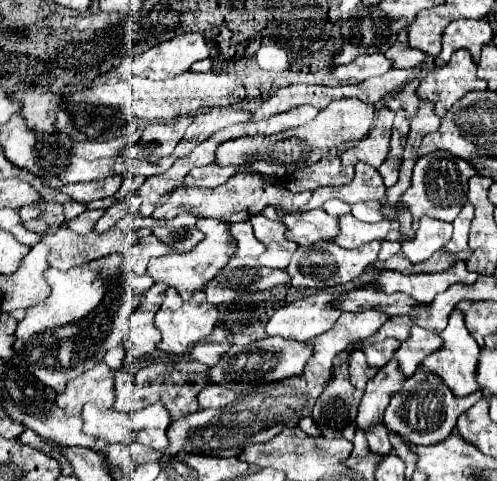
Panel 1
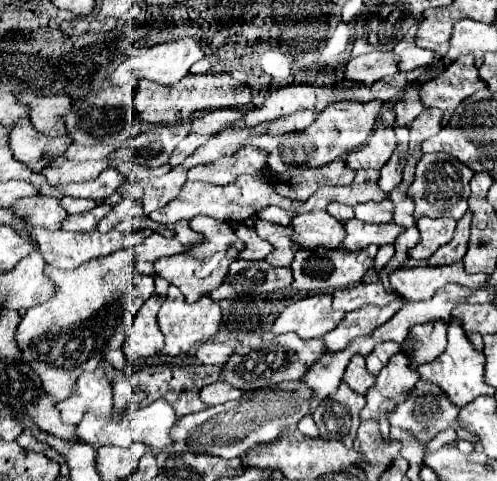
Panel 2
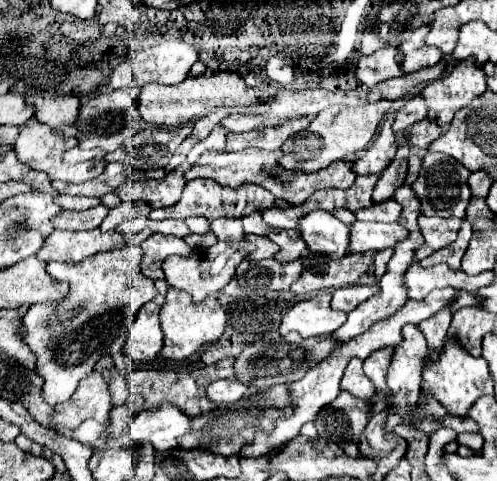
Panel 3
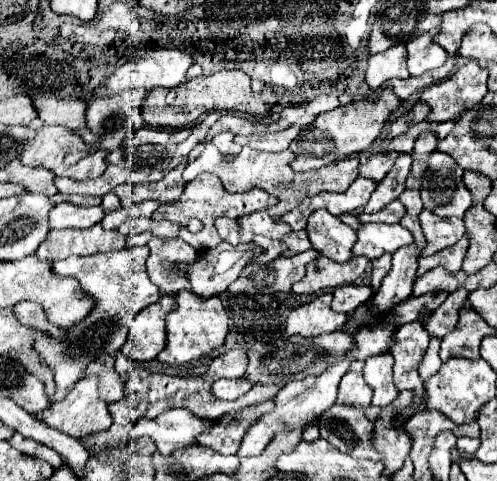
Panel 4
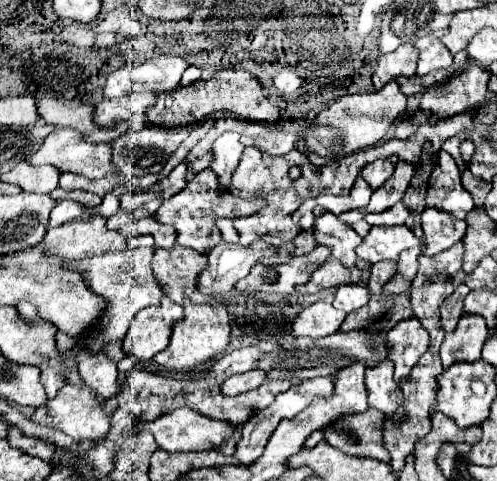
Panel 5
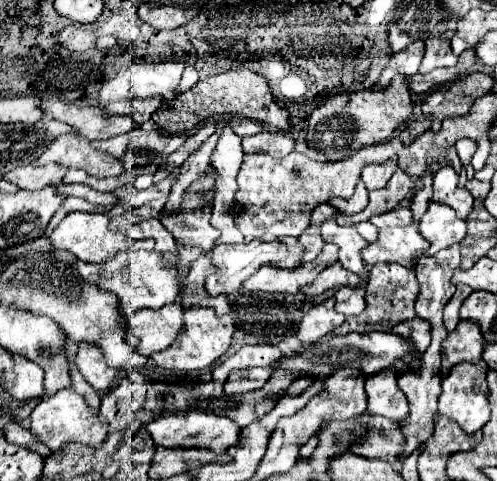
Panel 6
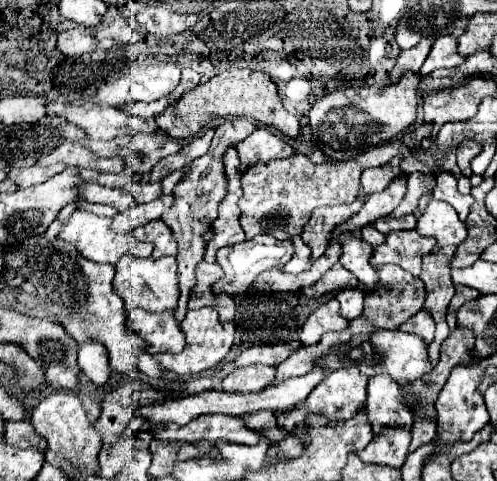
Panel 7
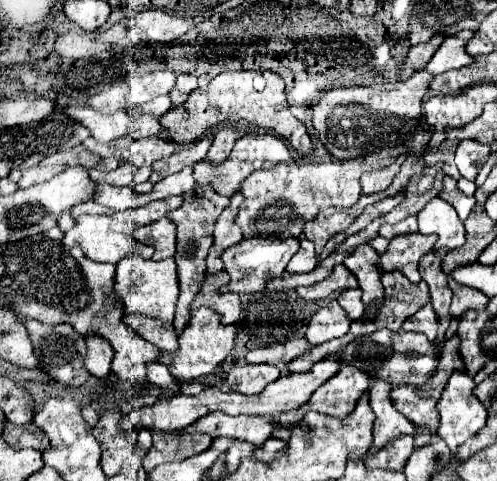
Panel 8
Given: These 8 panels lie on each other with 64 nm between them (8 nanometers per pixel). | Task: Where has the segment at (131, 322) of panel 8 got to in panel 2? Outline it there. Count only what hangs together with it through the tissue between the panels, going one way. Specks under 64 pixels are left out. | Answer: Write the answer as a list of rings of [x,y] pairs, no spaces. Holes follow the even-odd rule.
[[[156,276],[156,294],[138,310],[138,314],[132,320],[132,326],[126,330],[124,354],[130,362],[150,358],[164,348],[164,338],[156,324],[156,314],[160,310],[160,302],[166,294],[166,288],[168,282]]]

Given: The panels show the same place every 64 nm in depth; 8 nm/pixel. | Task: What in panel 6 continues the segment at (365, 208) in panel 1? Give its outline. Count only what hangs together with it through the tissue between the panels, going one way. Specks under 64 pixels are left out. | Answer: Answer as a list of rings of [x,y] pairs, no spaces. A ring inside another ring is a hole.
[[[396,206],[394,210],[374,216],[370,220],[376,228],[386,228],[386,226],[410,226],[412,224],[412,210],[408,206]]]

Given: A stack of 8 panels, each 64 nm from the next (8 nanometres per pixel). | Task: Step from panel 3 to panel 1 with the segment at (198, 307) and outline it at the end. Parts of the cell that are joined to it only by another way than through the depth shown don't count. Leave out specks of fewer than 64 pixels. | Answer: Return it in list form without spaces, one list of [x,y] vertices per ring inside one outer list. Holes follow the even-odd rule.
[[[170,287],[166,291],[166,298],[162,308],[156,314],[156,326],[162,332],[162,342],[160,342],[160,350],[170,352],[170,354],[184,354],[192,344],[204,340],[206,336],[210,336],[214,324],[218,322],[218,308],[214,304],[206,302],[206,294],[204,292],[196,292],[192,296],[192,300],[184,302],[177,291]]]

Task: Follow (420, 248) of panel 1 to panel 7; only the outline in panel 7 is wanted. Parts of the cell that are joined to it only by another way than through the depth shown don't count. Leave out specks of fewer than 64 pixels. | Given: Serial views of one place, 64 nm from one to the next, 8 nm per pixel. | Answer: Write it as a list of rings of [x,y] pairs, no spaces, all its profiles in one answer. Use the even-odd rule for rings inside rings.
[[[430,200],[426,210],[418,218],[418,234],[434,236],[436,248],[458,246],[466,240],[466,224],[456,216],[456,210],[450,204],[440,200]]]

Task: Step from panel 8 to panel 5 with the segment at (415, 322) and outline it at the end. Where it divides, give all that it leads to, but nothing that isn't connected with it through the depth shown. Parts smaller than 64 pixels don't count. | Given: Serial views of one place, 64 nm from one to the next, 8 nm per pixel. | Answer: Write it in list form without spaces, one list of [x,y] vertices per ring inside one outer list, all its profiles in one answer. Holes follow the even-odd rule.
[[[416,318],[396,324],[386,334],[386,340],[390,344],[388,358],[396,364],[396,380],[400,376],[406,376],[420,360],[420,356],[428,350],[428,330]]]

